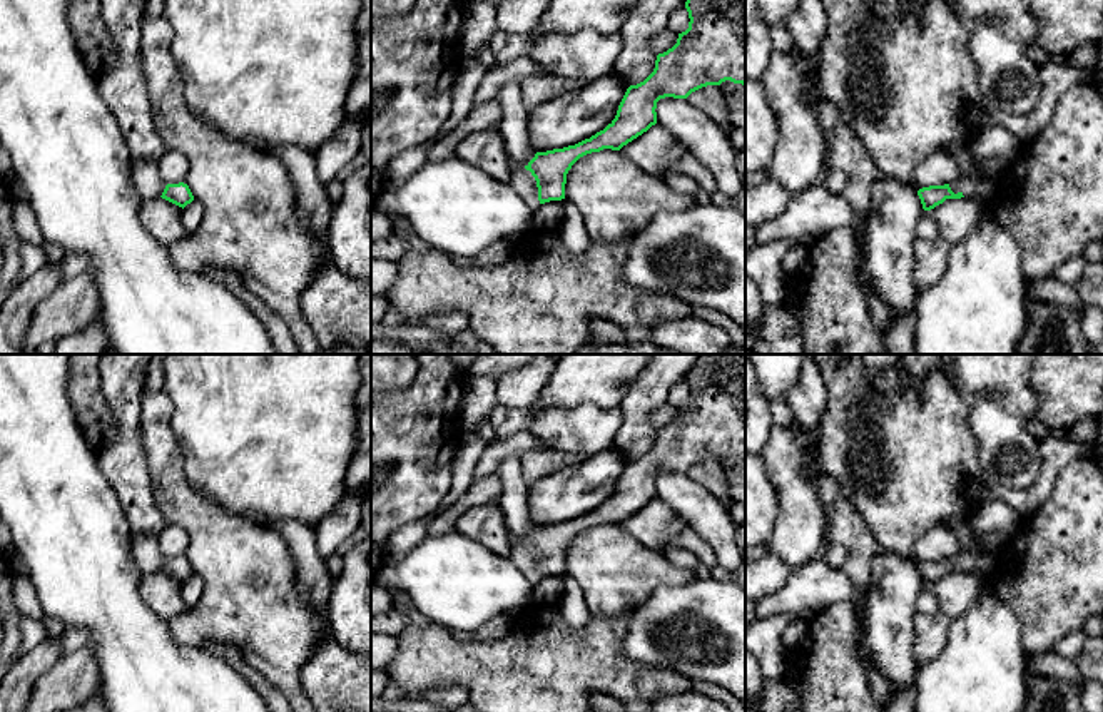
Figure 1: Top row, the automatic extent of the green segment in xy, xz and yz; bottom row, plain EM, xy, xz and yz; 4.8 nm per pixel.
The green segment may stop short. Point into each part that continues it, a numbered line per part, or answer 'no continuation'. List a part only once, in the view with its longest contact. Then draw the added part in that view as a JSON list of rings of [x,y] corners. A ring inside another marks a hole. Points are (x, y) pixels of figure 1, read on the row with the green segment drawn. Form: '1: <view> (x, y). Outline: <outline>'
1: xz (523, 183). Outline: [[[523,165],[511,174],[510,186],[533,212],[540,207],[536,181]]]

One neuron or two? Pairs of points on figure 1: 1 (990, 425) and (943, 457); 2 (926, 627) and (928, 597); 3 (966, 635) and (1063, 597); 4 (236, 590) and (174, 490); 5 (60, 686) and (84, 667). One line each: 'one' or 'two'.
1: two
2: two
3: two
4: one
5: one

